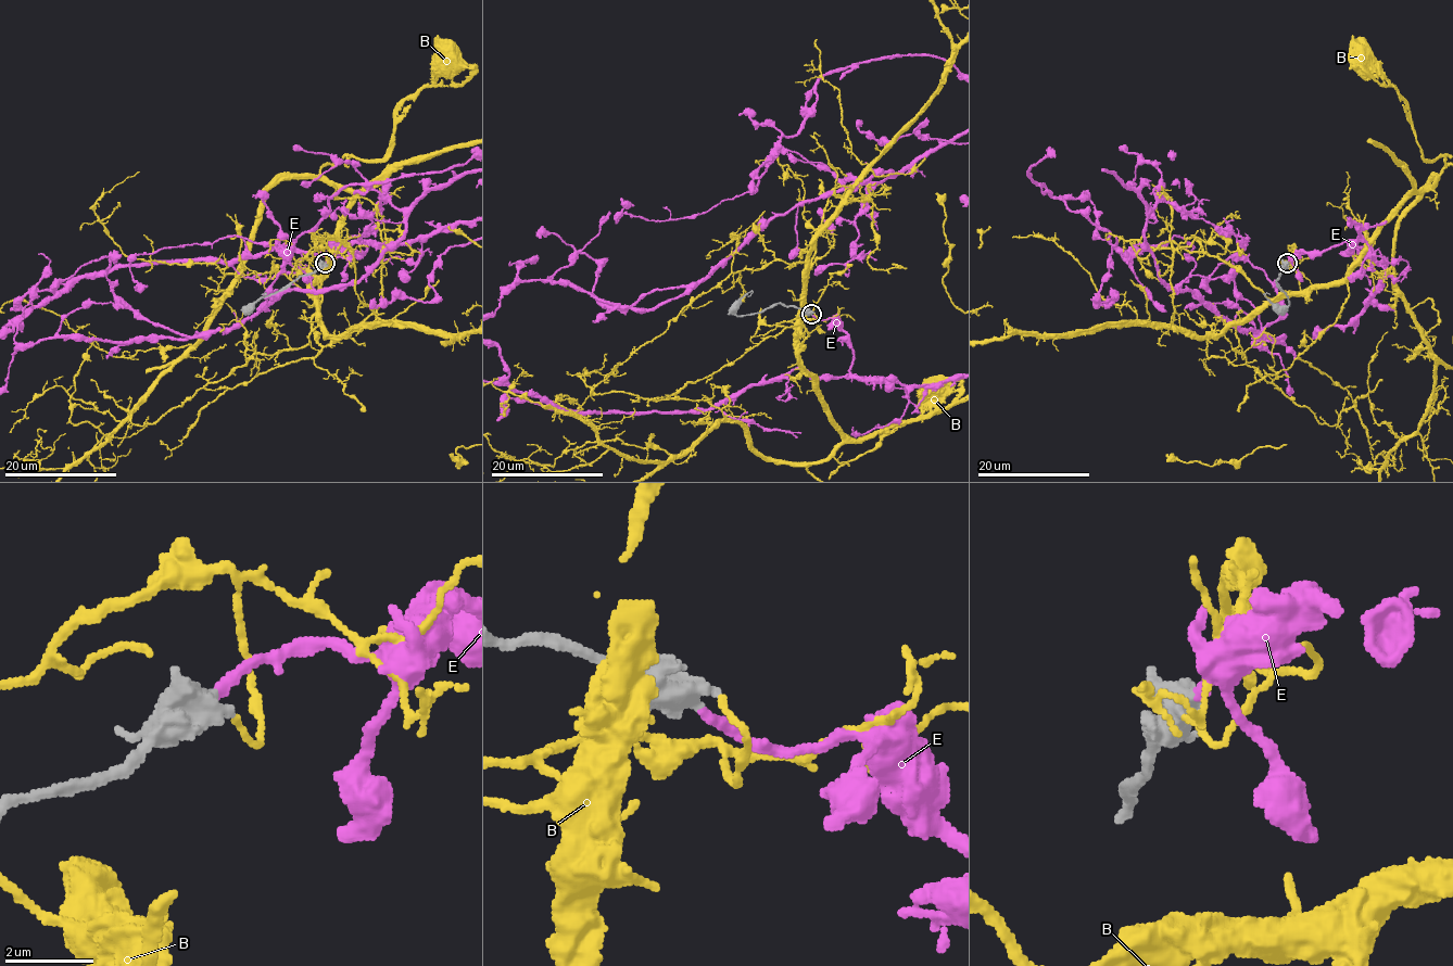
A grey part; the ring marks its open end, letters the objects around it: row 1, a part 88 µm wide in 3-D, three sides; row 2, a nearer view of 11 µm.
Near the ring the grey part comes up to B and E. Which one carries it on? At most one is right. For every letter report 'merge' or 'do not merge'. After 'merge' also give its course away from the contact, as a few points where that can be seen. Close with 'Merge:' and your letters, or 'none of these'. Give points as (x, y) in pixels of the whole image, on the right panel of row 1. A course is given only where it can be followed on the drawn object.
B: do not merge
E: merge
Merge: E

